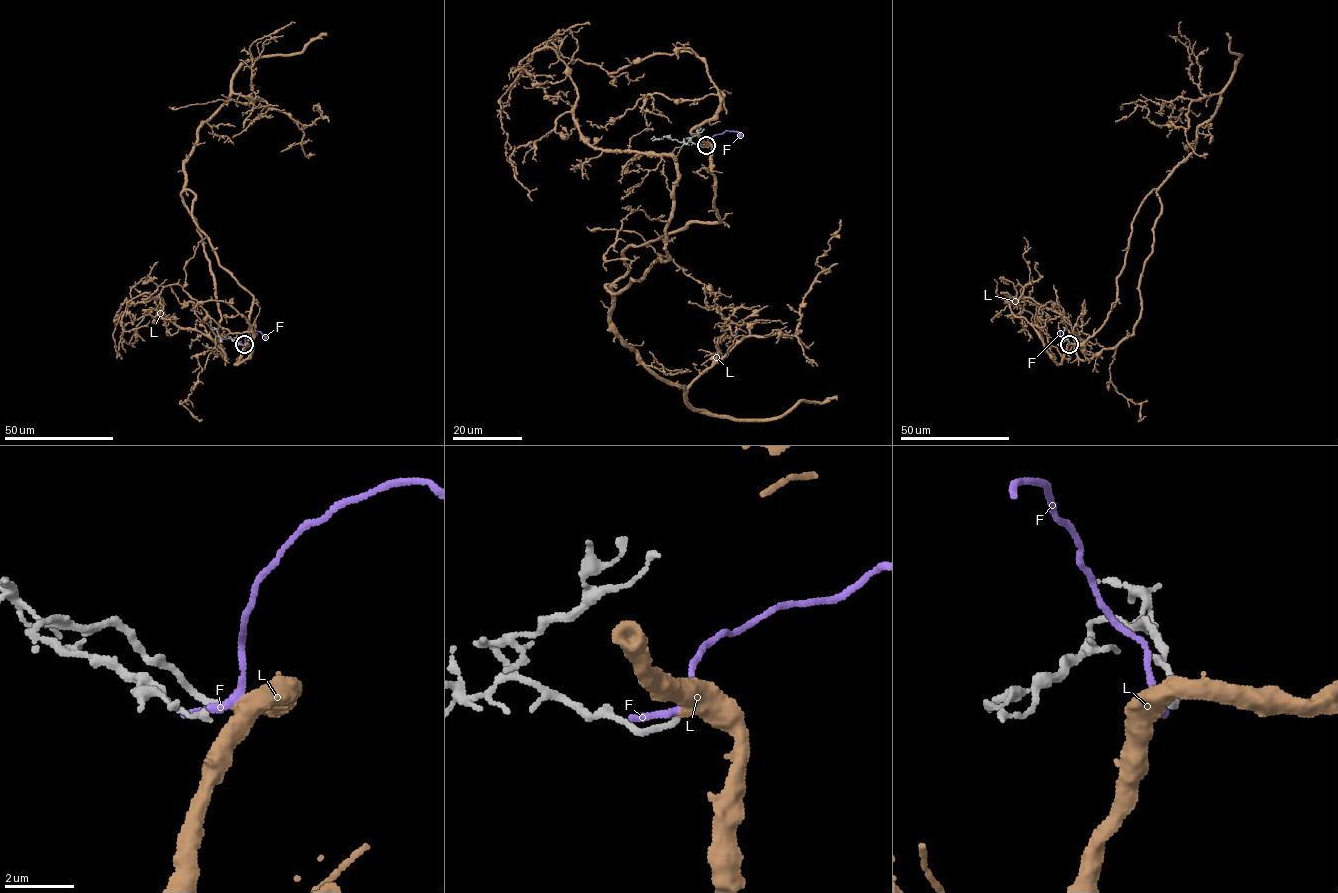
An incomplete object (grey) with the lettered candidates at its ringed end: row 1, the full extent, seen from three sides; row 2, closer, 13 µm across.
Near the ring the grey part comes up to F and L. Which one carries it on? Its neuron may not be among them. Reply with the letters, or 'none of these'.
L

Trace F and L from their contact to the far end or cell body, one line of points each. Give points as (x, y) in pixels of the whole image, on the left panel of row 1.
F: (244, 344), (246, 336), (254, 330), (264, 340)
L: (244, 344), (253, 296), (219, 264), (188, 190), (226, 358), (174, 323), (161, 298), (122, 319), (144, 341)

